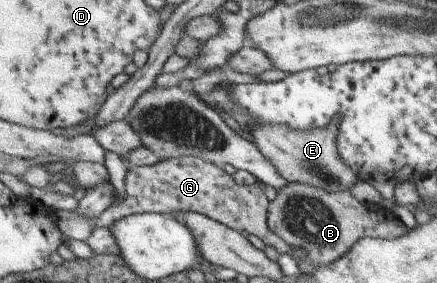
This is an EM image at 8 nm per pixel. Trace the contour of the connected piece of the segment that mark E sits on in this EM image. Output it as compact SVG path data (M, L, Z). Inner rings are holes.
M253 122L247 126L248 134L252 137L253 146L259 154L283 176L285 182L305 183L326 191L343 191L351 188L358 181L348 164L339 158L336 150L336 135L334 131L323 128L295 130L285 124L259 124Z

